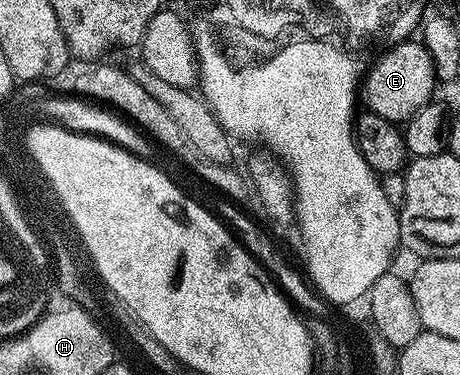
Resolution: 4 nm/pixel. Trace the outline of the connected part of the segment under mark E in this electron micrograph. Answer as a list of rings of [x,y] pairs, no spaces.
[[[418,39],[403,40],[384,56],[377,57],[375,65],[372,68],[370,65],[361,80],[361,100],[371,107],[368,109],[374,115],[396,122],[410,120],[417,110],[421,110],[421,106],[432,103],[434,92],[436,95],[437,77],[433,58],[429,58],[429,50]]]

